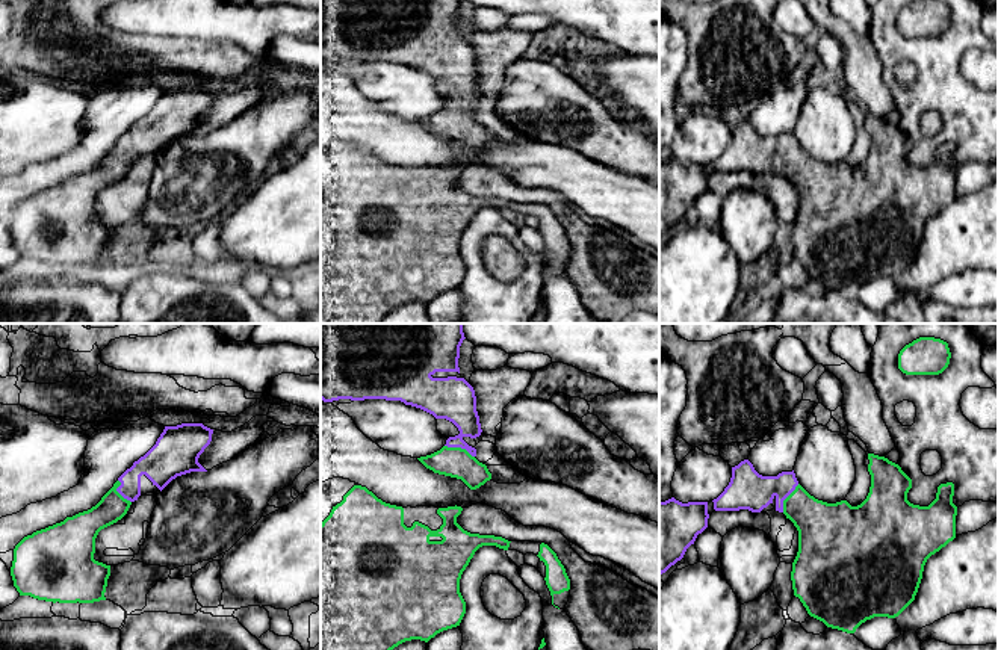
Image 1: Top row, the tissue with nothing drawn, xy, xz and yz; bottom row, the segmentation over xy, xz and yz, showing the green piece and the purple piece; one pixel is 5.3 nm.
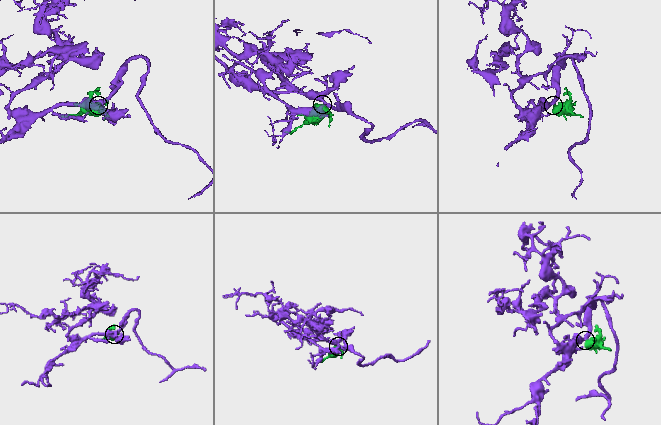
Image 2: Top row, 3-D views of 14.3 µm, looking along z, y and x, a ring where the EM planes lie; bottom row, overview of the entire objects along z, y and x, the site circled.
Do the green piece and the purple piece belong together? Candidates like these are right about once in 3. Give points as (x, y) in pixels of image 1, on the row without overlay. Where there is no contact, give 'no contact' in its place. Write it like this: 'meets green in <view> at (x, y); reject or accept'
meets green in xz at (460, 109); accept

